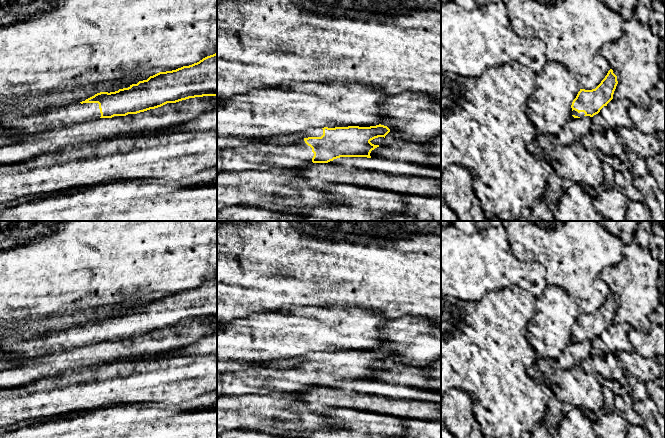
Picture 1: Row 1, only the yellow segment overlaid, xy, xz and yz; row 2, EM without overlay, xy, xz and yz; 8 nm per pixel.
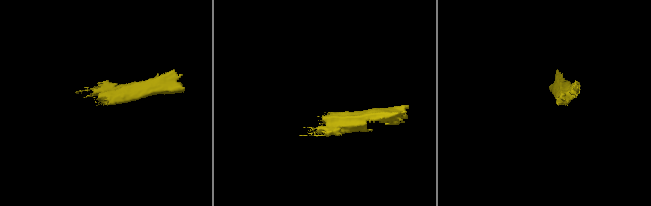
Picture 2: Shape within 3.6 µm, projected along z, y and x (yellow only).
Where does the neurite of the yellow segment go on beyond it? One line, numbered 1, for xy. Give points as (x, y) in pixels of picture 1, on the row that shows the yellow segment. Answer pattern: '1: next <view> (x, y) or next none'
1: next xy (57, 117)

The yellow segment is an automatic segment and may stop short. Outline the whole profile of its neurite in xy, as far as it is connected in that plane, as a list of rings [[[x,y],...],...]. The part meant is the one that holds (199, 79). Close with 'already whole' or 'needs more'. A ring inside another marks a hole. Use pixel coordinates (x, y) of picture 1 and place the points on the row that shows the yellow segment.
[[[217,53],[189,66],[183,66],[172,71],[159,72],[150,76],[147,80],[130,85],[128,88],[110,93],[97,93],[80,103],[53,107],[44,112],[30,115],[5,115],[0,118],[0,124],[4,129],[12,132],[33,135],[93,119],[137,114],[161,107],[167,103],[176,103],[189,98],[203,96],[217,96]]]; needs more

